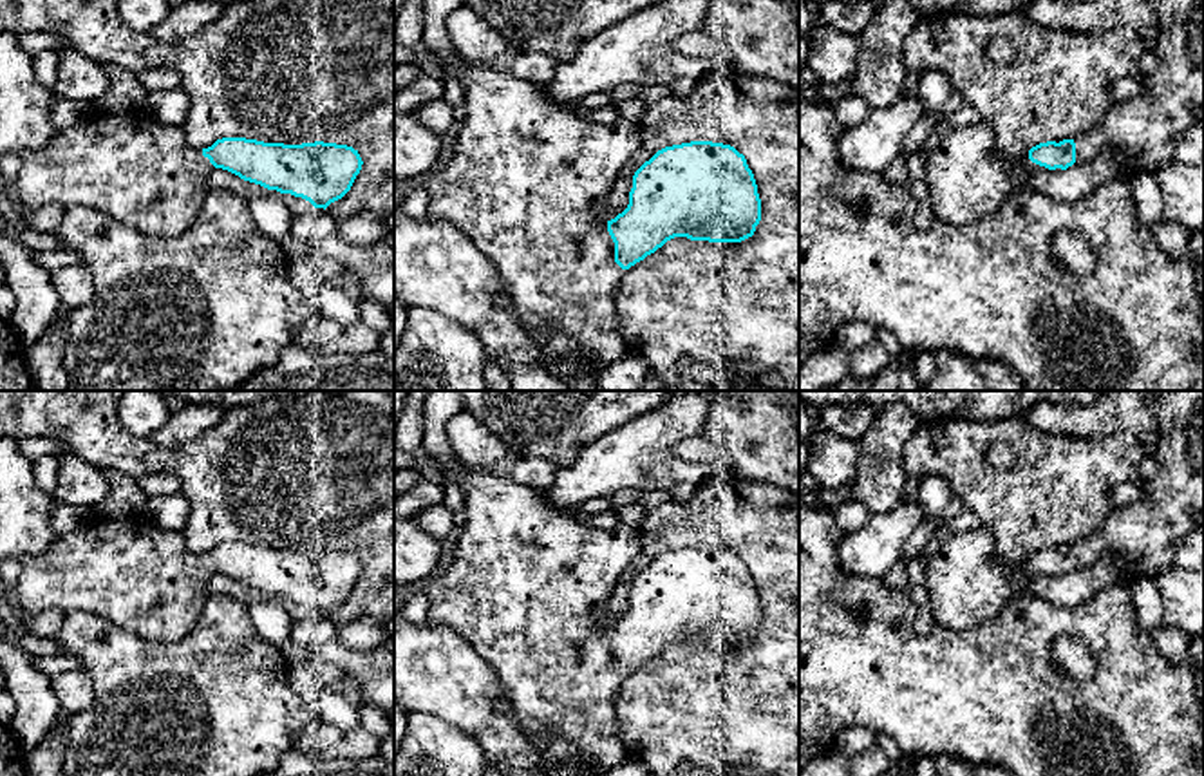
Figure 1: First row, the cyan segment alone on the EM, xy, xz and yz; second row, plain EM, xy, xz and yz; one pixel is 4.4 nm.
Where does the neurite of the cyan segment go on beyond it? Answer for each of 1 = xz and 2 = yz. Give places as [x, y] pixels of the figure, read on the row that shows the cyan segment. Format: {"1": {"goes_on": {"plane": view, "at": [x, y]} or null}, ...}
{"1": {"goes_on": {"plane": "xz", "at": [523, 179]}}, "2": {"goes_on": {"plane": "yz", "at": [1145, 129]}}}

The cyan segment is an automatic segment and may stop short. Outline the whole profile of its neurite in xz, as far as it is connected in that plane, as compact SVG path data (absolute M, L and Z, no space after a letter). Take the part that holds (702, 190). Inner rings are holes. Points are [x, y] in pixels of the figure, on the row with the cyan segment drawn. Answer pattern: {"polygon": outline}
{"polygon": "M461 58L454 65L454 71L466 92L466 109L456 137L452 157L434 174L425 177L425 188L430 195L427 217L447 221L457 226L477 246L477 250L494 262L508 289L508 295L512 297L517 315L521 317L526 331L535 342L546 342L551 333L562 331L577 345L578 353L586 358L586 364L602 371L609 364L627 356L627 353L631 351L620 335L620 322L615 304L615 293L626 270L644 260L647 255L654 253L674 237L687 237L691 241L709 242L741 242L754 235L756 226L761 221L761 199L757 194L754 174L747 165L745 156L739 154L734 147L712 141L691 141L658 150L635 172L627 208L615 219L604 221L595 213L593 206L598 199L611 192L624 166L638 152L642 145L640 125L624 118L616 119L611 125L593 123L582 116L560 109L555 103L550 103L544 98L544 87L515 78L510 71L490 69L486 63L472 63Z"}

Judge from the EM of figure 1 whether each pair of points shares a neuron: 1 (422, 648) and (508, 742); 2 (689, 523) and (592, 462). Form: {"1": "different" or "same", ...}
{"1": "same", "2": "different"}

